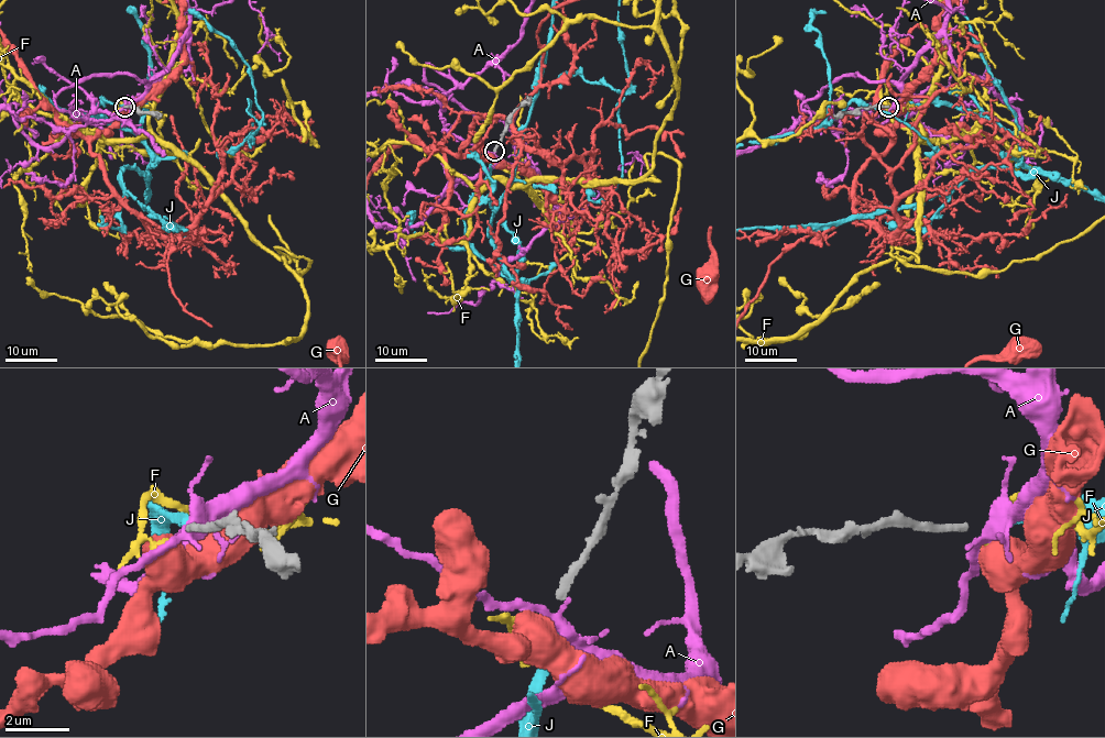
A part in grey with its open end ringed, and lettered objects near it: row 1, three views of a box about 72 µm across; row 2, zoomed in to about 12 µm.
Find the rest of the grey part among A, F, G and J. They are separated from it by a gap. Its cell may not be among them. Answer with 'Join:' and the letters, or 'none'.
Join: J

